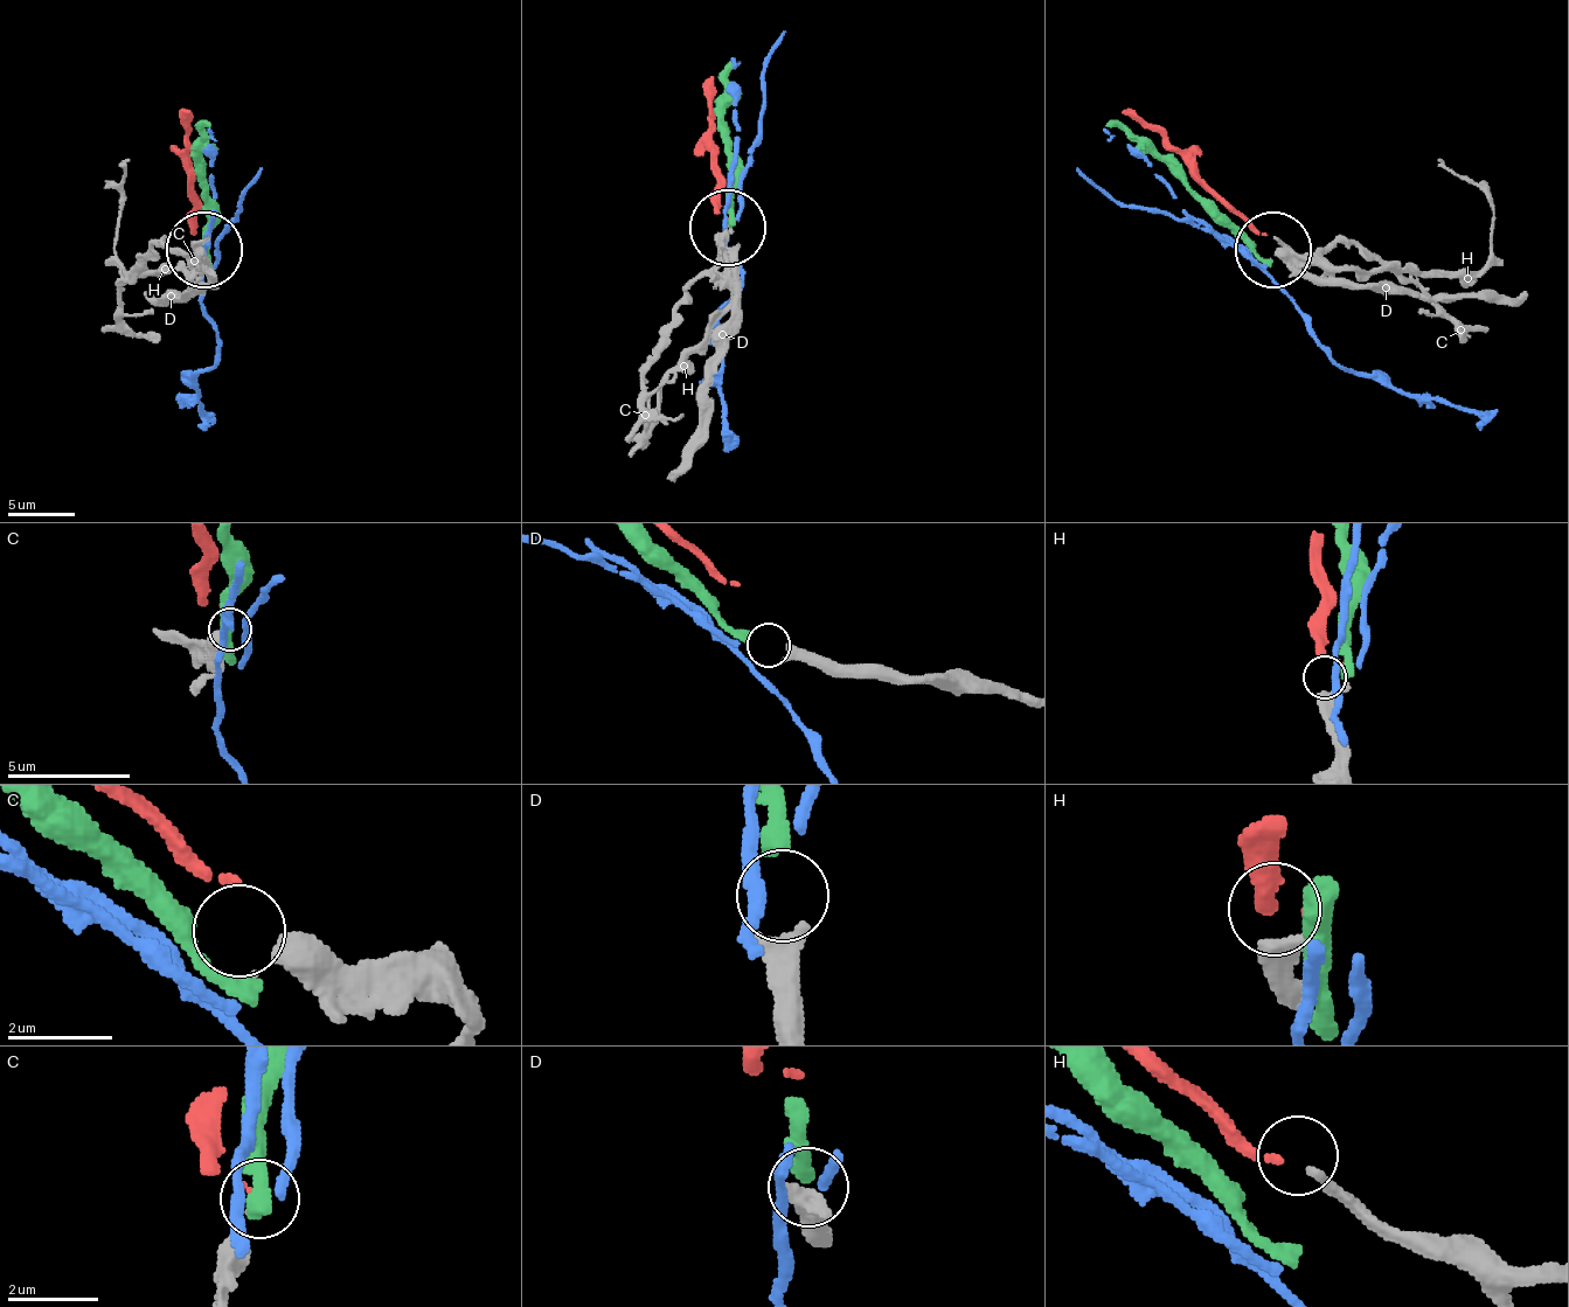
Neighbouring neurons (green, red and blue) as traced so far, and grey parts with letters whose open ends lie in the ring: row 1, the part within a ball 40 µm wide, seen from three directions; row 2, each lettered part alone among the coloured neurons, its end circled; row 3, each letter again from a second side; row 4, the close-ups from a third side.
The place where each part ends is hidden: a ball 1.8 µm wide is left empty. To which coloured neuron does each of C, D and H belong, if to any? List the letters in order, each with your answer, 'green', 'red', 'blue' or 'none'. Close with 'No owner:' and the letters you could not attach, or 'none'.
C: none
D: green
H: red
No owner: C

